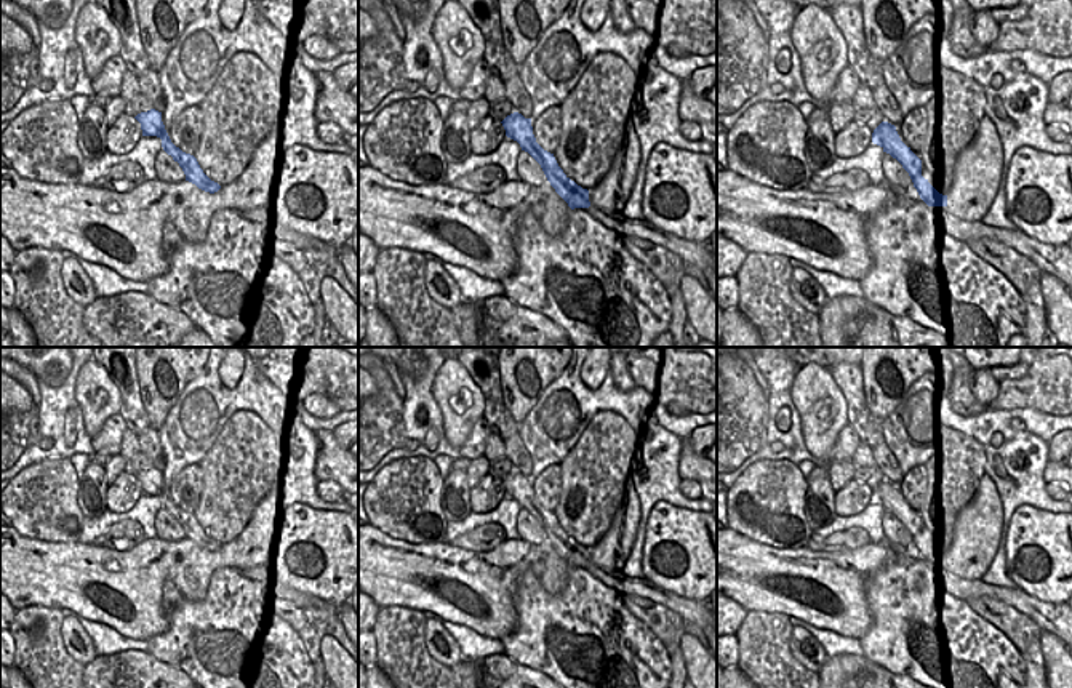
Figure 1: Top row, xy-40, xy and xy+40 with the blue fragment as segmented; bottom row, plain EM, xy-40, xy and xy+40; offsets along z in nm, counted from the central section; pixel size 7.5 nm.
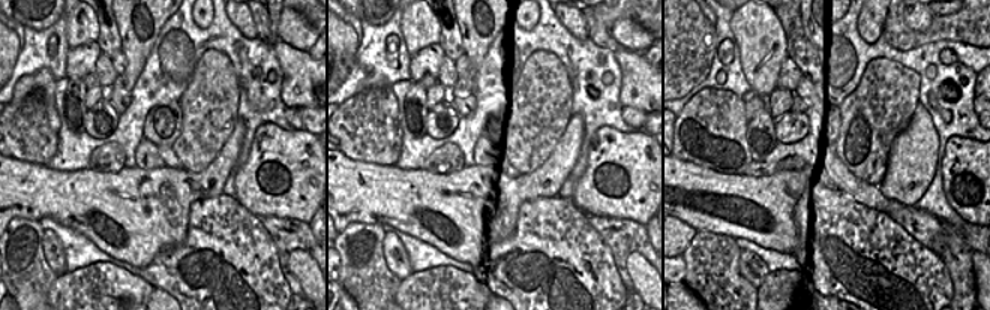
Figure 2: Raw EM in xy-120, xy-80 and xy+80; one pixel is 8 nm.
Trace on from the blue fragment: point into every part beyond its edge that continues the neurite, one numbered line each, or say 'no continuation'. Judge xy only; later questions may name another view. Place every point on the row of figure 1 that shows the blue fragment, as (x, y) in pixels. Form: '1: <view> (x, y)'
1: xy (700, 255)

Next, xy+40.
1: xy+40 (1056, 260)

